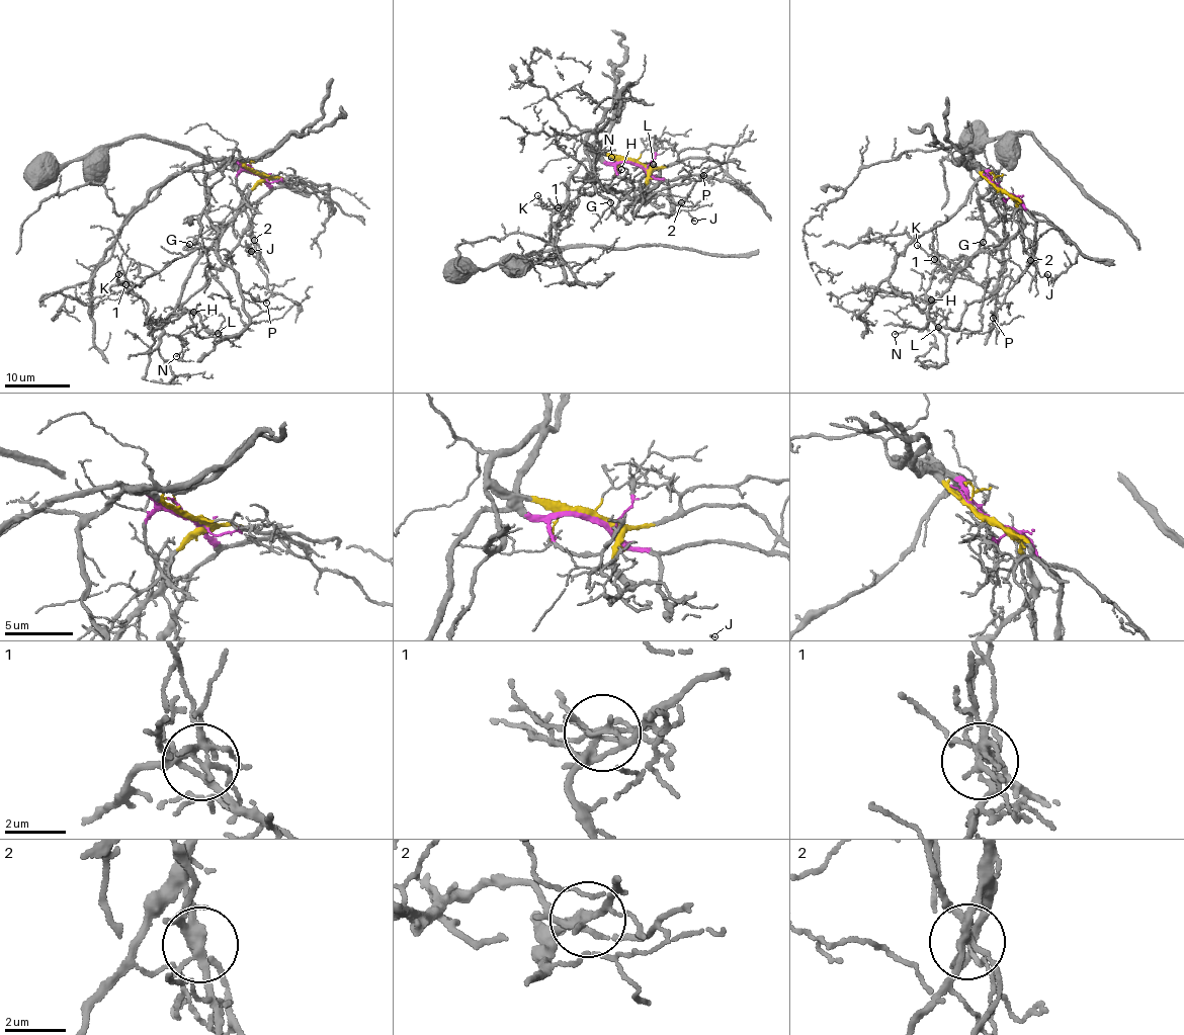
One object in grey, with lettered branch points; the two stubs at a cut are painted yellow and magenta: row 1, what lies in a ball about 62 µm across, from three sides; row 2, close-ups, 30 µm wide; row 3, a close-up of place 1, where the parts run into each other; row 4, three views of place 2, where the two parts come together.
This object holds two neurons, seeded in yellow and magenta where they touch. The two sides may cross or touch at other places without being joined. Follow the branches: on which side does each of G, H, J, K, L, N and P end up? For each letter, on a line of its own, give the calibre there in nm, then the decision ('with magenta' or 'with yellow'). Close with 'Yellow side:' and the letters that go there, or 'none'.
G: calibre 120 nm; with yellow
H: calibre 140 nm; with yellow
J: calibre 160 nm; with magenta
K: calibre 110 nm; with yellow
L: calibre 190 nm; with magenta
N: calibre 120 nm; with yellow
P: calibre 100 nm; with magenta
Yellow side: G, H, K, N

